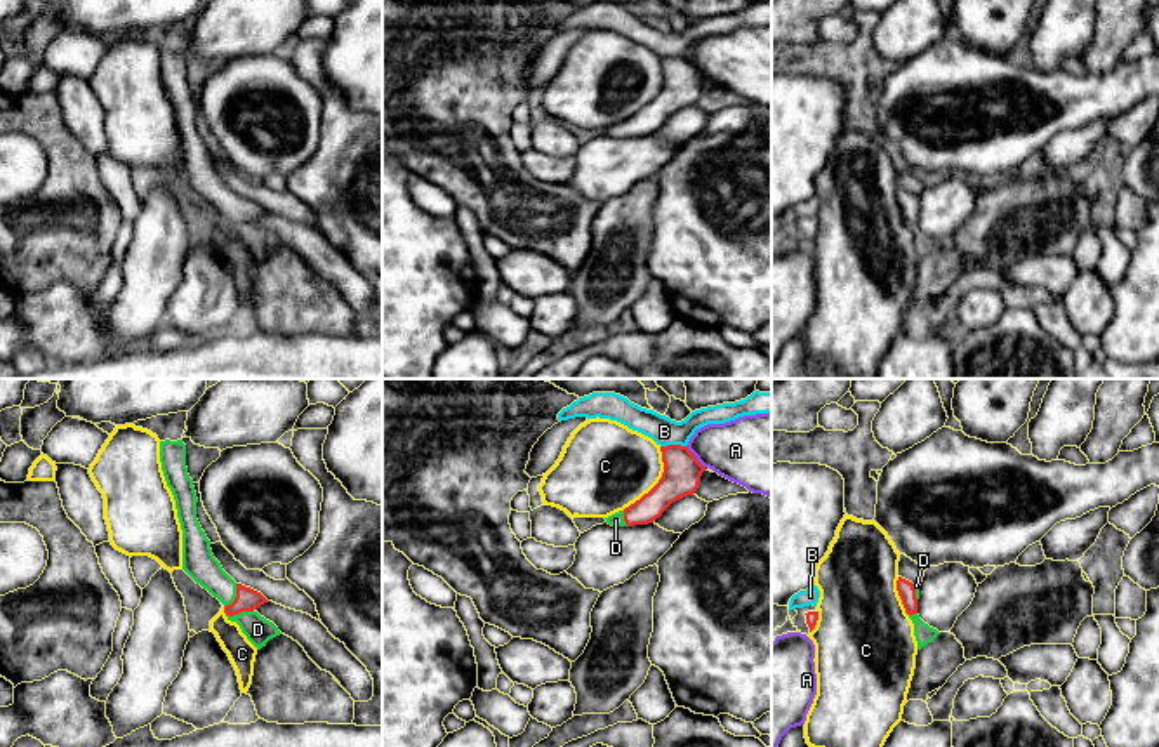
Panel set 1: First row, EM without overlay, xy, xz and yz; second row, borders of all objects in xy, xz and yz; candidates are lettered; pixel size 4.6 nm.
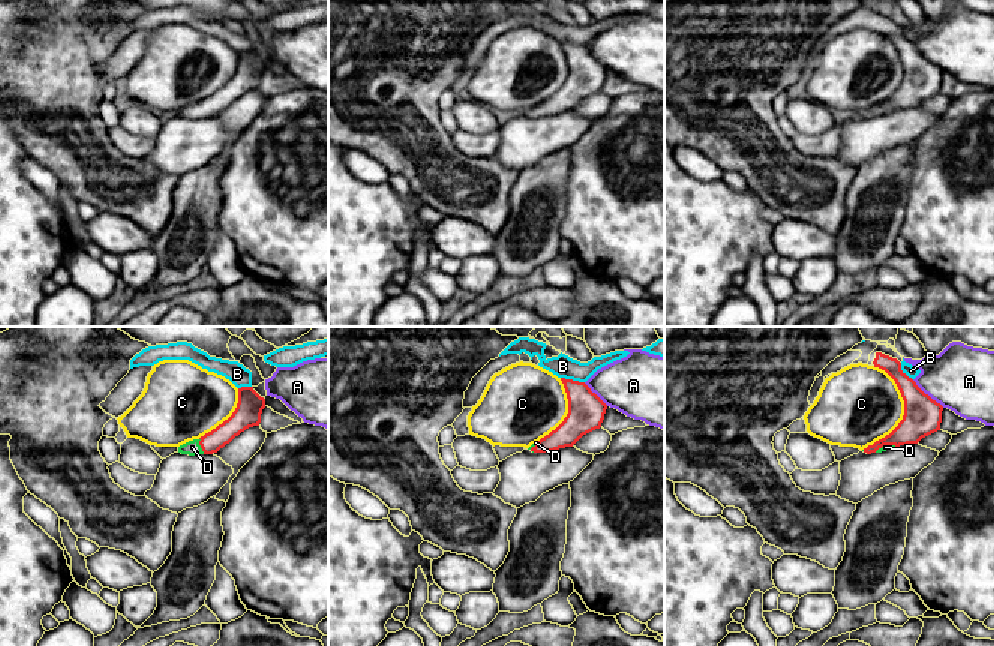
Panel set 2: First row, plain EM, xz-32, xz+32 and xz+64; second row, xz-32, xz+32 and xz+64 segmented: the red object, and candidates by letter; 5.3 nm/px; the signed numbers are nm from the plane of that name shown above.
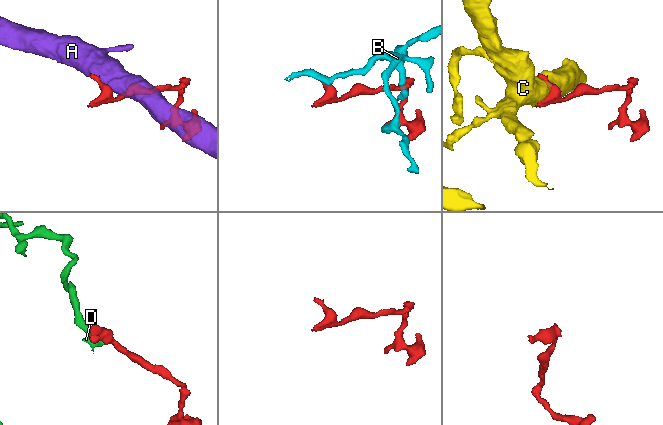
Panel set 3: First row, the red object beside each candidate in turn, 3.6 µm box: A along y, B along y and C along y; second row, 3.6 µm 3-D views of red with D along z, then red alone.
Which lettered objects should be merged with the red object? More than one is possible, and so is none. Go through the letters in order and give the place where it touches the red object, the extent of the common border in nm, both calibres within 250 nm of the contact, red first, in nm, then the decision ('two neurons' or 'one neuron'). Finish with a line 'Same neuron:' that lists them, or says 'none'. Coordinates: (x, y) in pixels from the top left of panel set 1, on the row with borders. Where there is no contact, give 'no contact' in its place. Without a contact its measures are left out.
A: xz (695, 457) | 140 nm | 180/320 nm | two neurons
B: xz (673, 445) | 120 nm | 180/130 nm | two neurons
C: xz (659, 482) | 340 nm | 180/400 nm | two neurons
D: xy (238, 612) | 130 nm | 110/120 nm | one neuron
Same neuron: D

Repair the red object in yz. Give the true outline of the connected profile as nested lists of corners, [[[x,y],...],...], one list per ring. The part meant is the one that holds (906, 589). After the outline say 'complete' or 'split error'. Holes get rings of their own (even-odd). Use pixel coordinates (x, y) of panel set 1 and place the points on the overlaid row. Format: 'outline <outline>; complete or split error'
outline [[[902,577],[897,580],[897,591],[905,608],[905,613],[914,624],[914,636],[917,641],[917,650],[931,643],[940,632],[928,624],[924,624],[917,615],[919,585],[912,584]]]; split error

